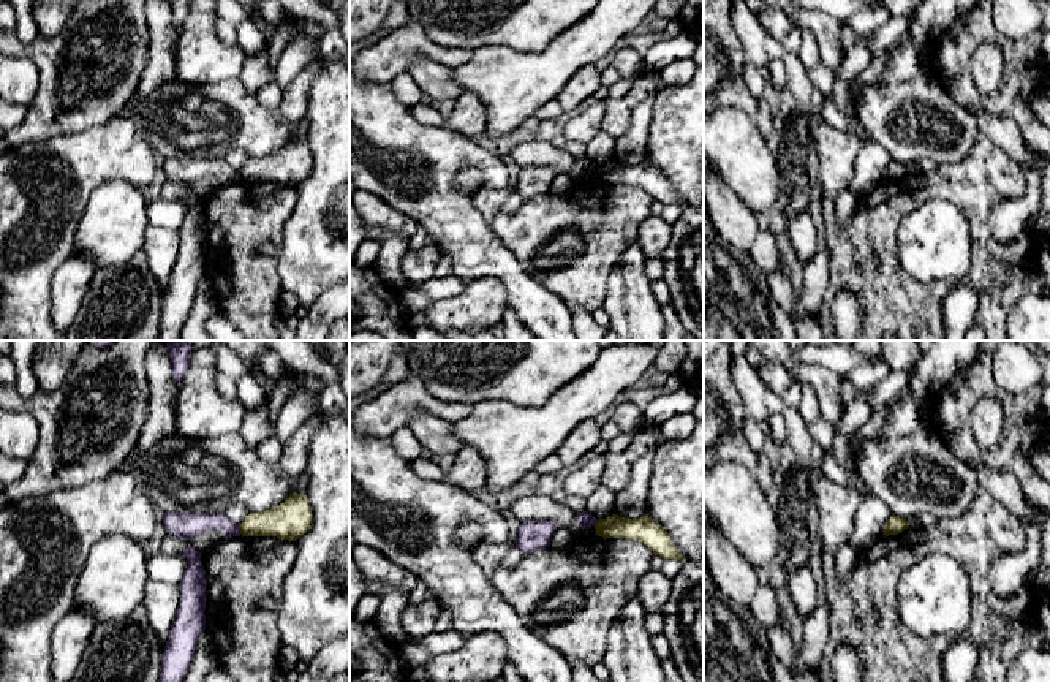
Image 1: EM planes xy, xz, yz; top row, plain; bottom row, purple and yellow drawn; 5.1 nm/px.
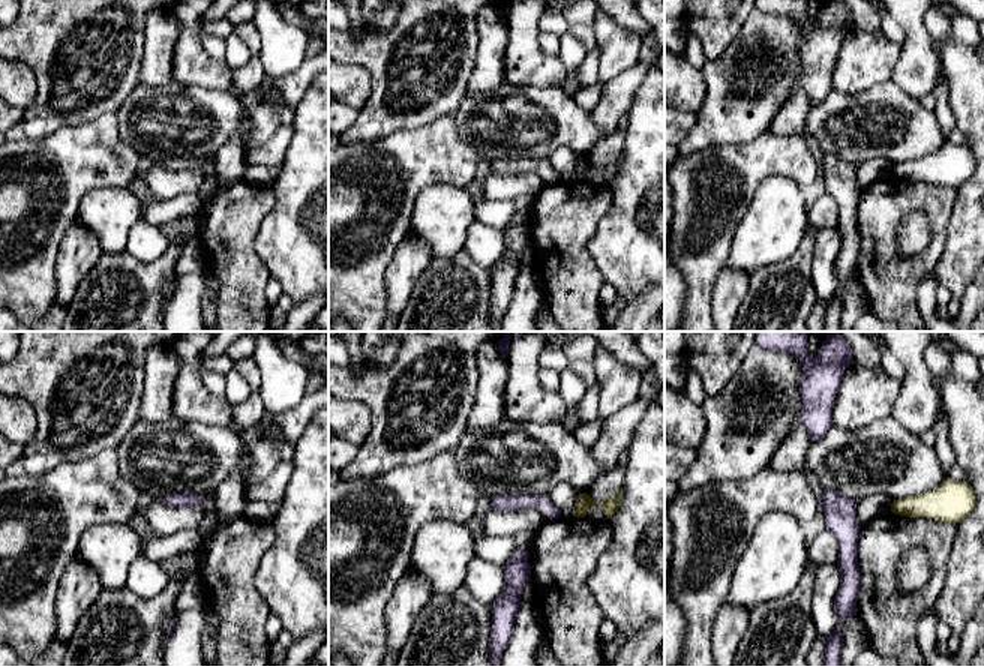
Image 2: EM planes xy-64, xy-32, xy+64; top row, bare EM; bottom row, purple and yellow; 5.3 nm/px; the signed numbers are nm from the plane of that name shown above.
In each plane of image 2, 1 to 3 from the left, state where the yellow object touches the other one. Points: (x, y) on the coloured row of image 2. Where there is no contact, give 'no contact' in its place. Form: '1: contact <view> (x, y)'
1: no contact
2: no contact
3: no contact

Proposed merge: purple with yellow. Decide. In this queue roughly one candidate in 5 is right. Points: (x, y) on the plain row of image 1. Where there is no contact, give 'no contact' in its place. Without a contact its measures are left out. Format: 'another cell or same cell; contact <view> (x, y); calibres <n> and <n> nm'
another cell; contact xy (239, 176); calibres 130 and 190 nm

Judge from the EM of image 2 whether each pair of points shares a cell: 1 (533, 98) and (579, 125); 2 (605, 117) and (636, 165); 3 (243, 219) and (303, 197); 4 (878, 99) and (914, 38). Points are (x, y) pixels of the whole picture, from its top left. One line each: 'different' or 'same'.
1: same
2: different
3: different
4: different

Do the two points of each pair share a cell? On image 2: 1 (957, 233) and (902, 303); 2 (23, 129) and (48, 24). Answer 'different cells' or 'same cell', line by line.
1: different cells
2: same cell

